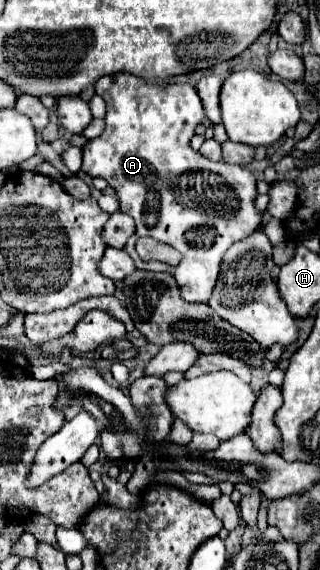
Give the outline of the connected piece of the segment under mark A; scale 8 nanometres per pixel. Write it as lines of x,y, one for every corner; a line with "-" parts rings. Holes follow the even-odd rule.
115,73
99,79
95,83
95,91
107,101
107,125
99,137
89,139
83,145
81,169
91,177
107,179
107,183
117,191
121,211
129,213
135,219
137,231
125,245
125,251
133,257
135,265
143,271
173,273
185,301
207,303
215,289
223,255
227,253
227,249
235,241
241,241
261,229
261,213
255,207
257,189
253,173
241,165
209,161
189,147
189,139
195,135
195,127
205,119
203,103
193,85
149,85
129,73
-
139,237
153,237
177,249
183,255
179,265
169,267
167,263
159,261
141,261
135,251
135,243

